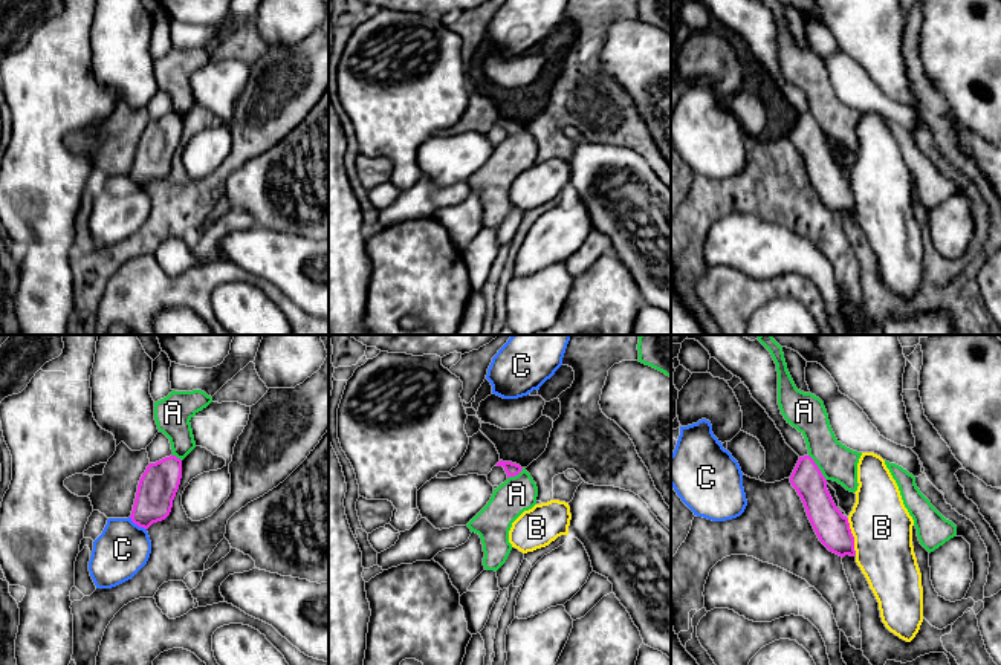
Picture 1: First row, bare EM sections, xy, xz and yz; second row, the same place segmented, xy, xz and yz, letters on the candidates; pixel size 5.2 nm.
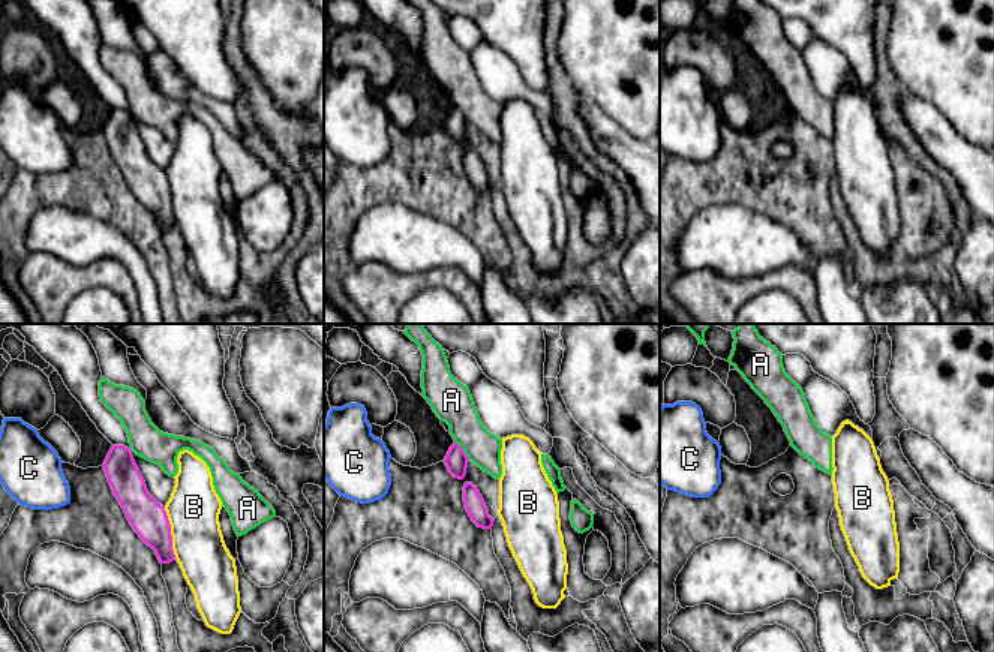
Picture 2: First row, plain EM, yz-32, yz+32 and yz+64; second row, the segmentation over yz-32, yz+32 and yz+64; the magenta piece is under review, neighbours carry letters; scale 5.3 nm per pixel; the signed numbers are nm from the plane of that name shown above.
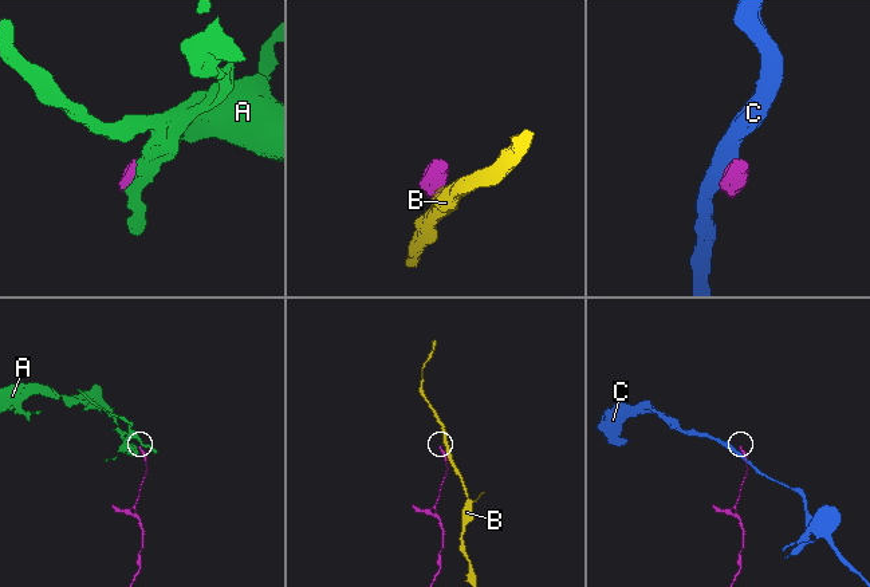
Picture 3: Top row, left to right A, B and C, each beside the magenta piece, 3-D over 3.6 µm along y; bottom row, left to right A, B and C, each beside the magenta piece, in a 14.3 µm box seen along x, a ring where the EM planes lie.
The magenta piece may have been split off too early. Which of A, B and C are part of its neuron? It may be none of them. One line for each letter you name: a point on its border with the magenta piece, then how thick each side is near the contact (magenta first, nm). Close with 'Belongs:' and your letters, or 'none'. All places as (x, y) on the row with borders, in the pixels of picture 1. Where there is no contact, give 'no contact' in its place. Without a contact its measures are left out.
A: meets magenta in yz at (816, 467); 160 nm thick on the magenta side, 190 nm on the other
Belongs: A

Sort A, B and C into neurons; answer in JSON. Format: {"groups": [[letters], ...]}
{"groups": [["A"], ["B"], ["C"]]}

